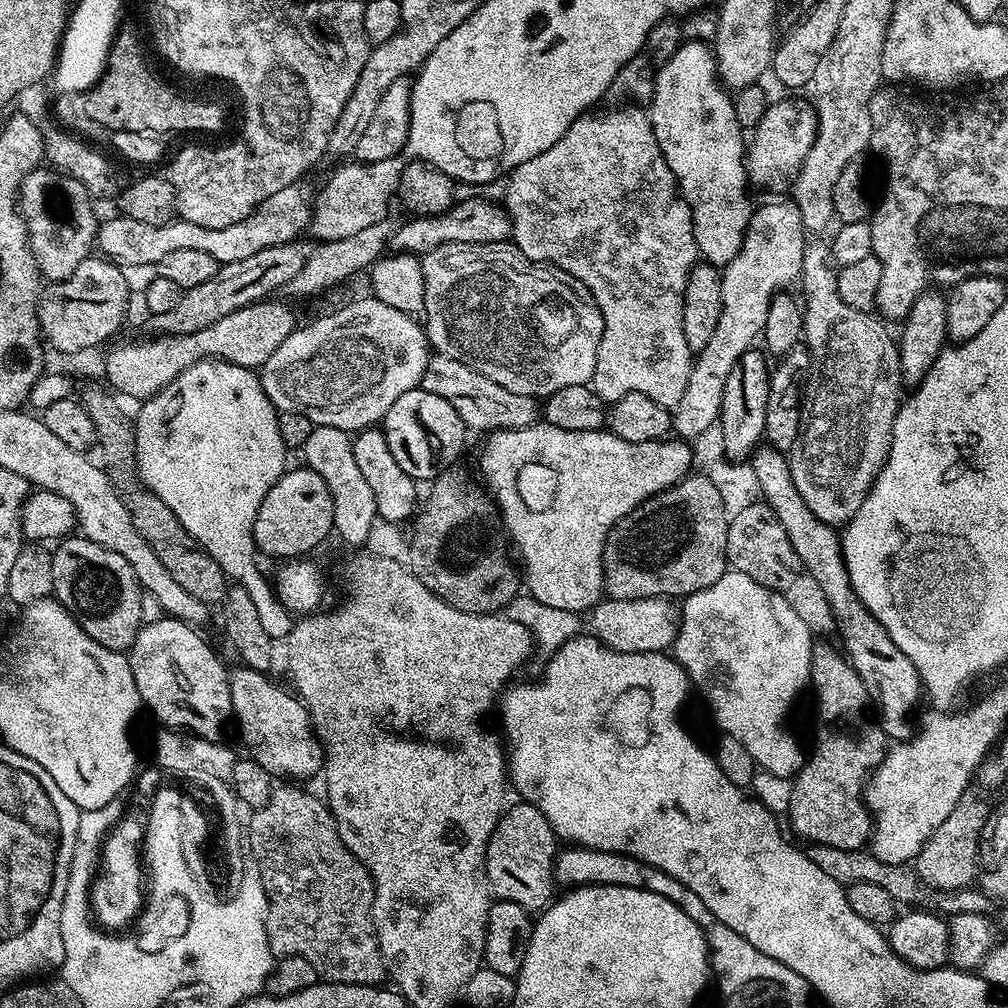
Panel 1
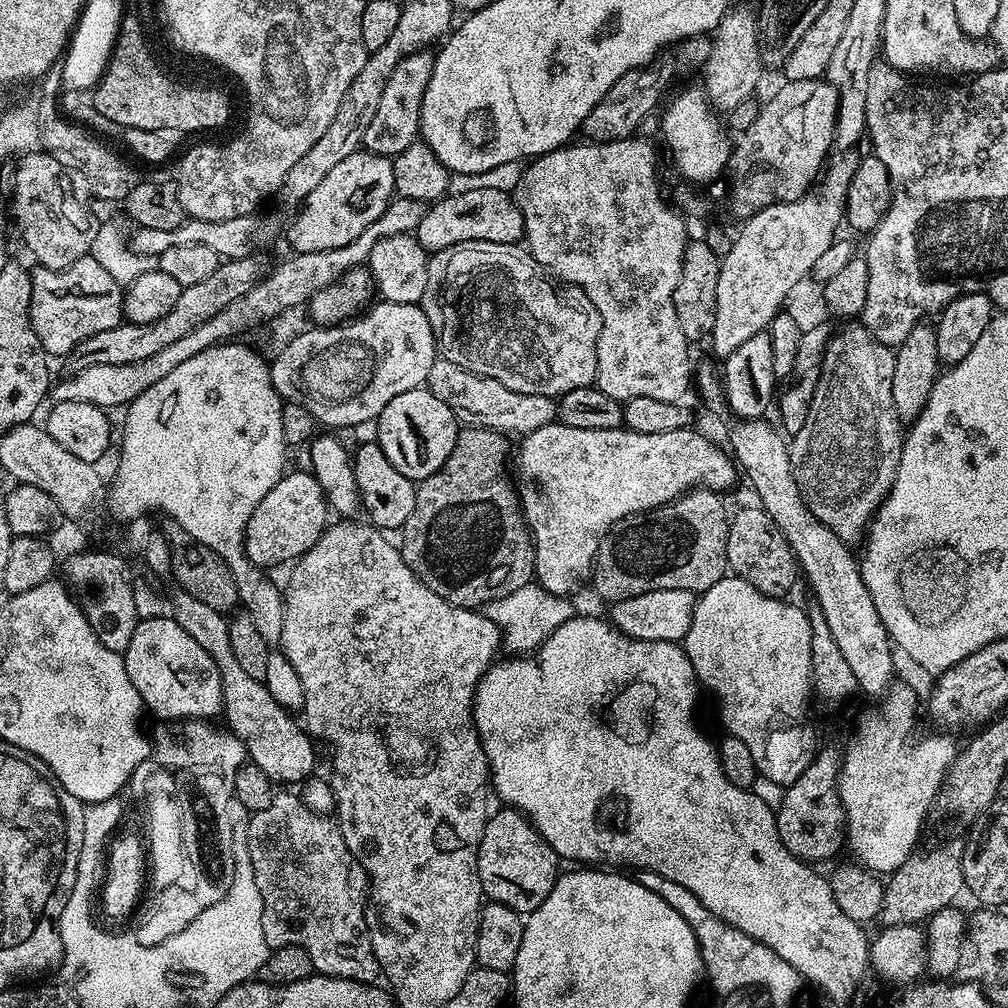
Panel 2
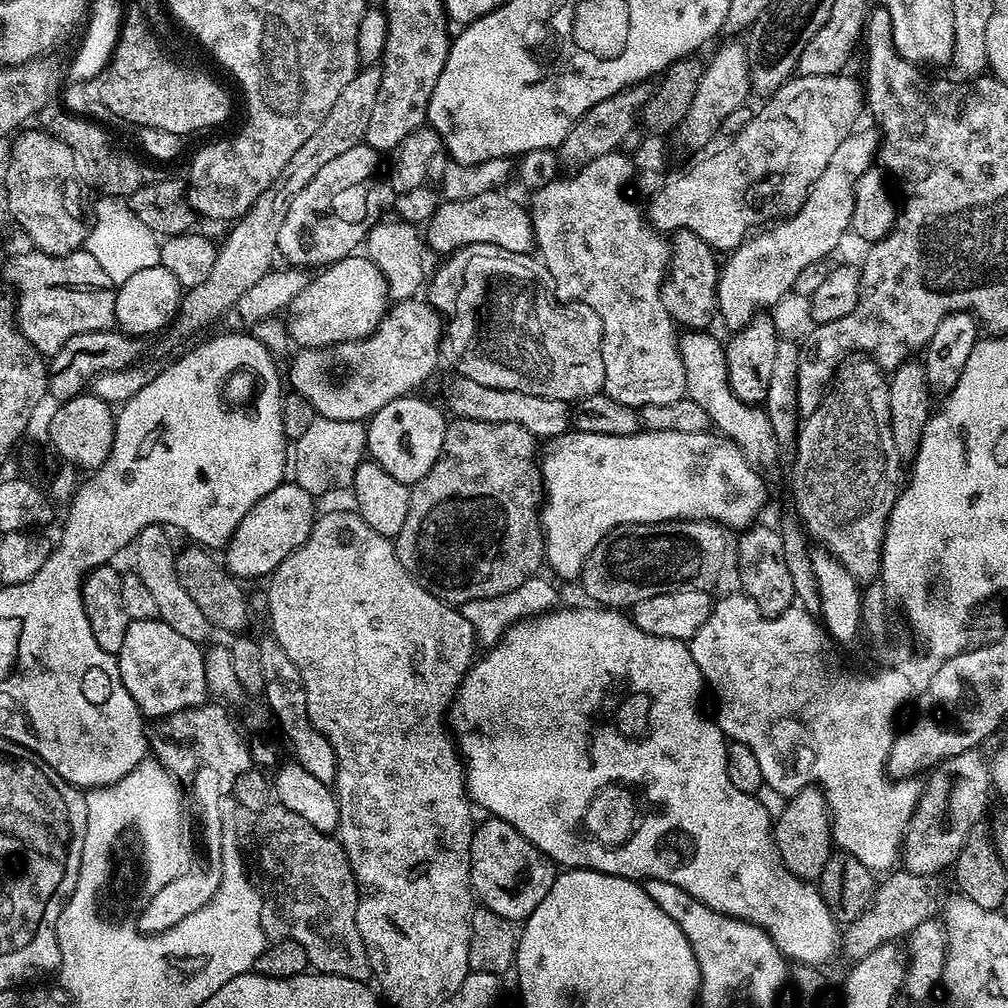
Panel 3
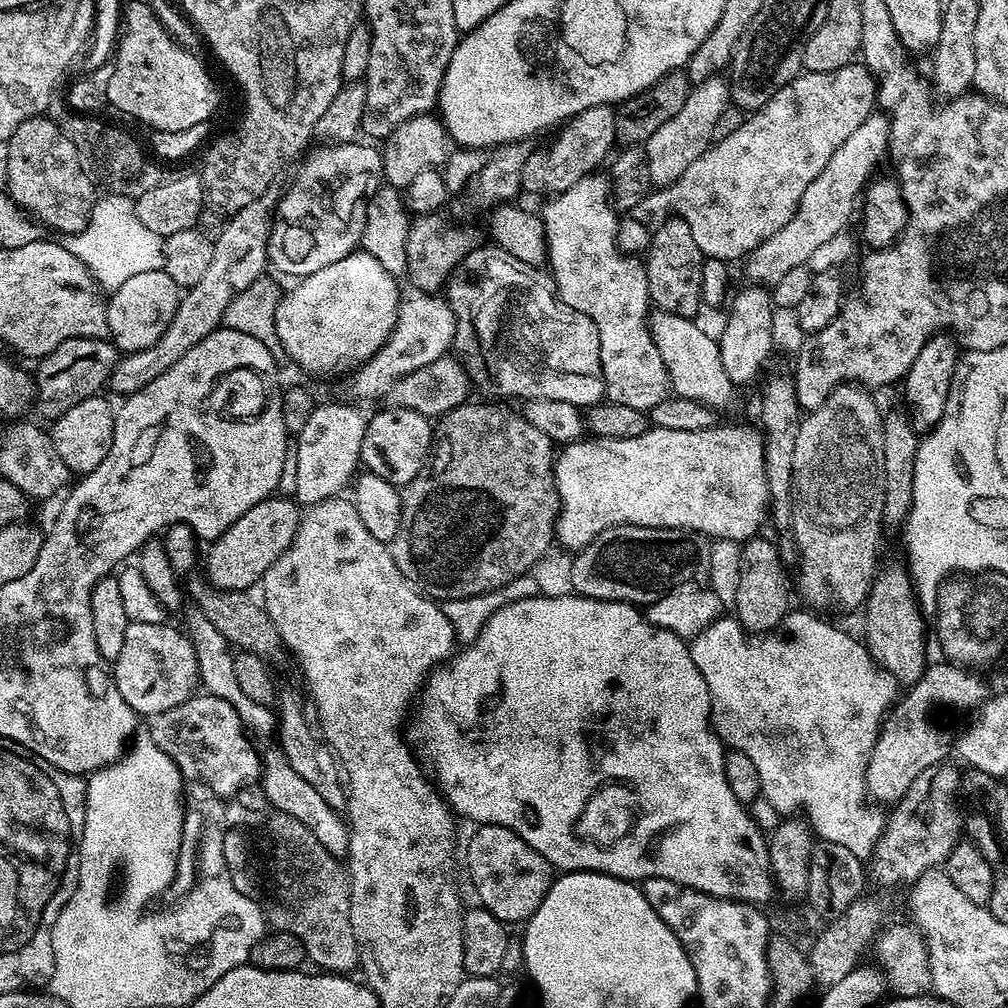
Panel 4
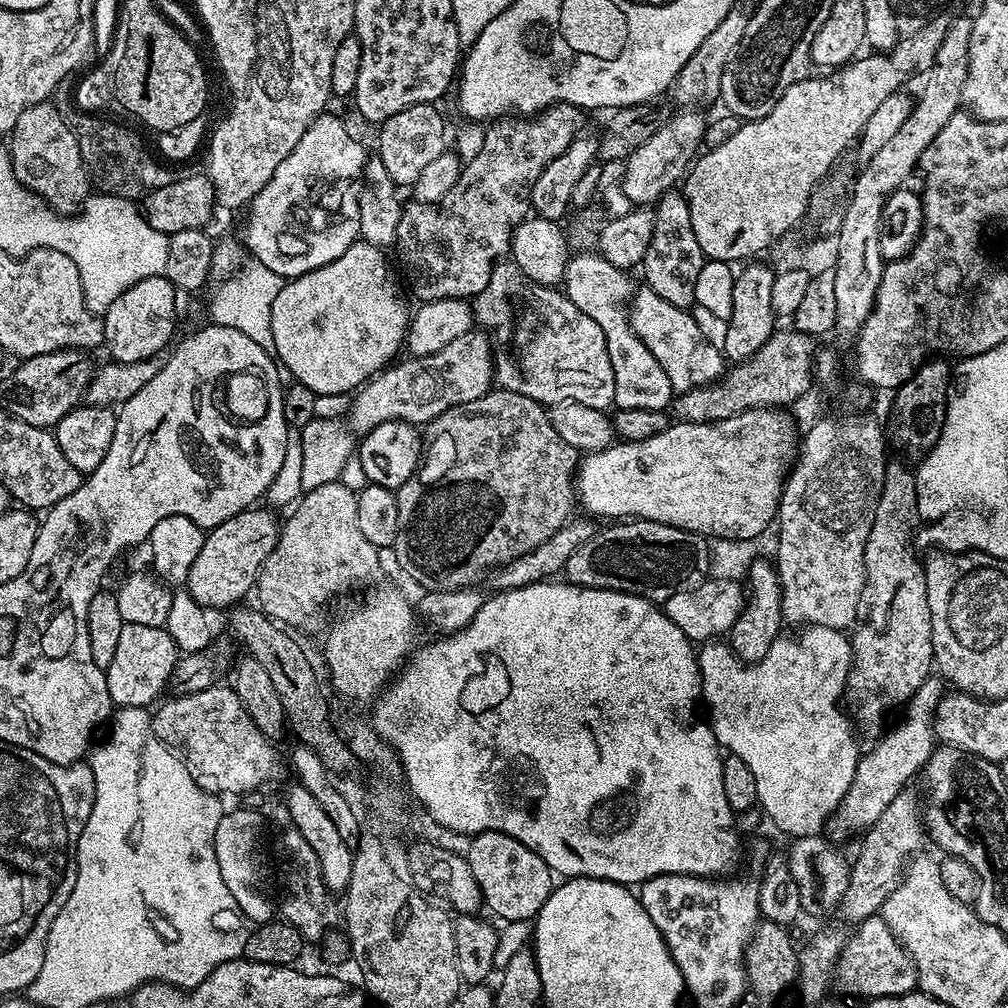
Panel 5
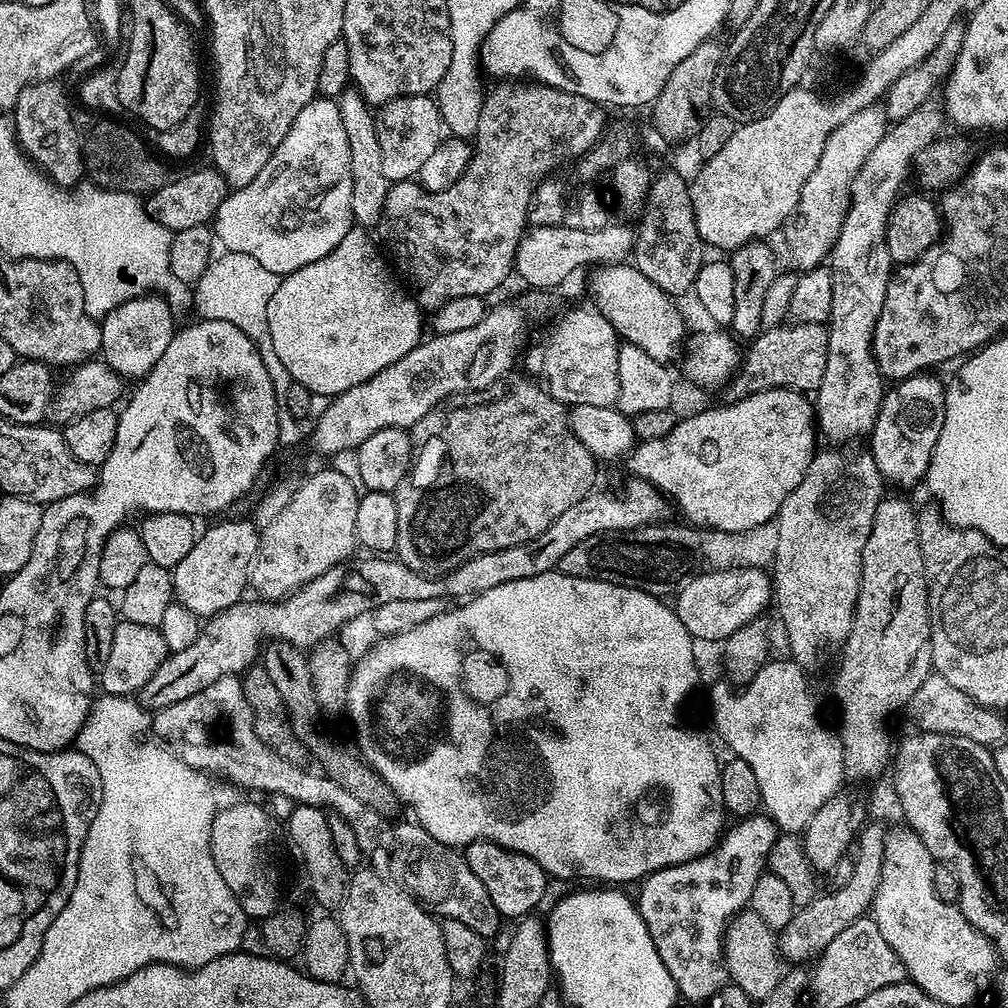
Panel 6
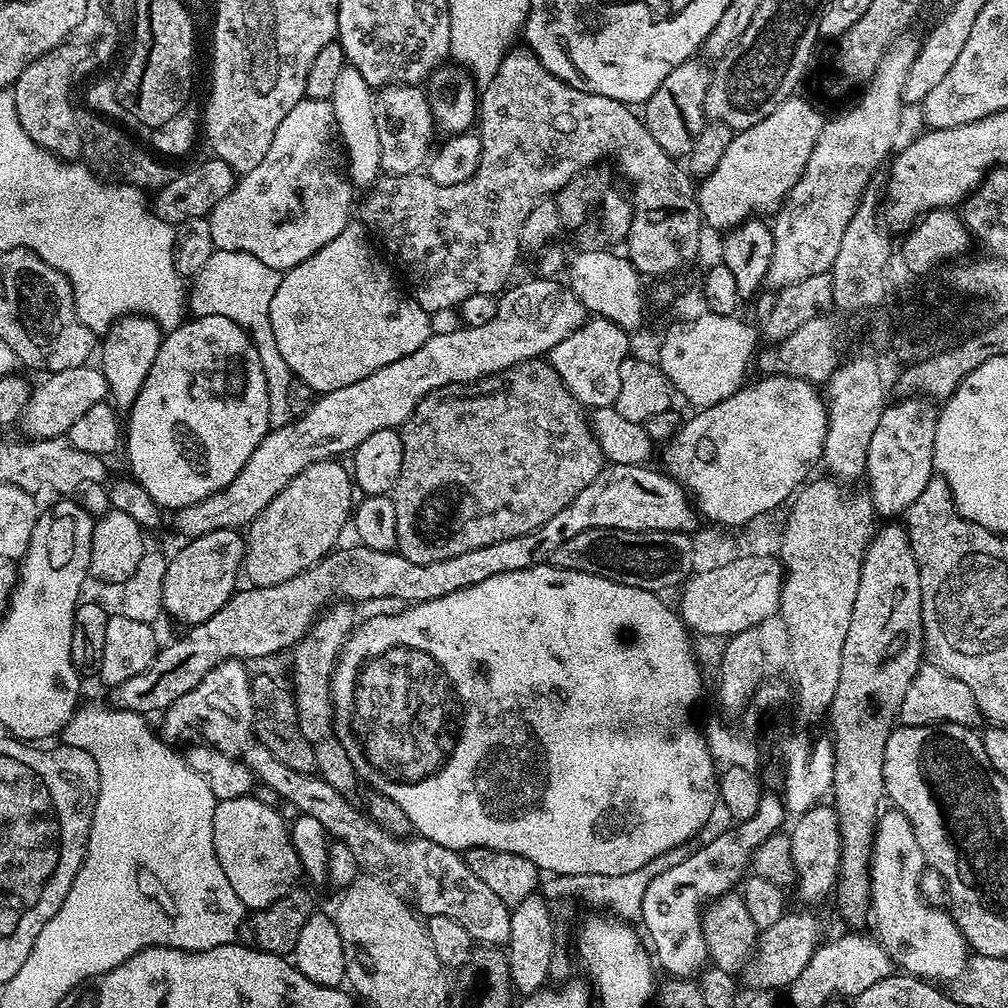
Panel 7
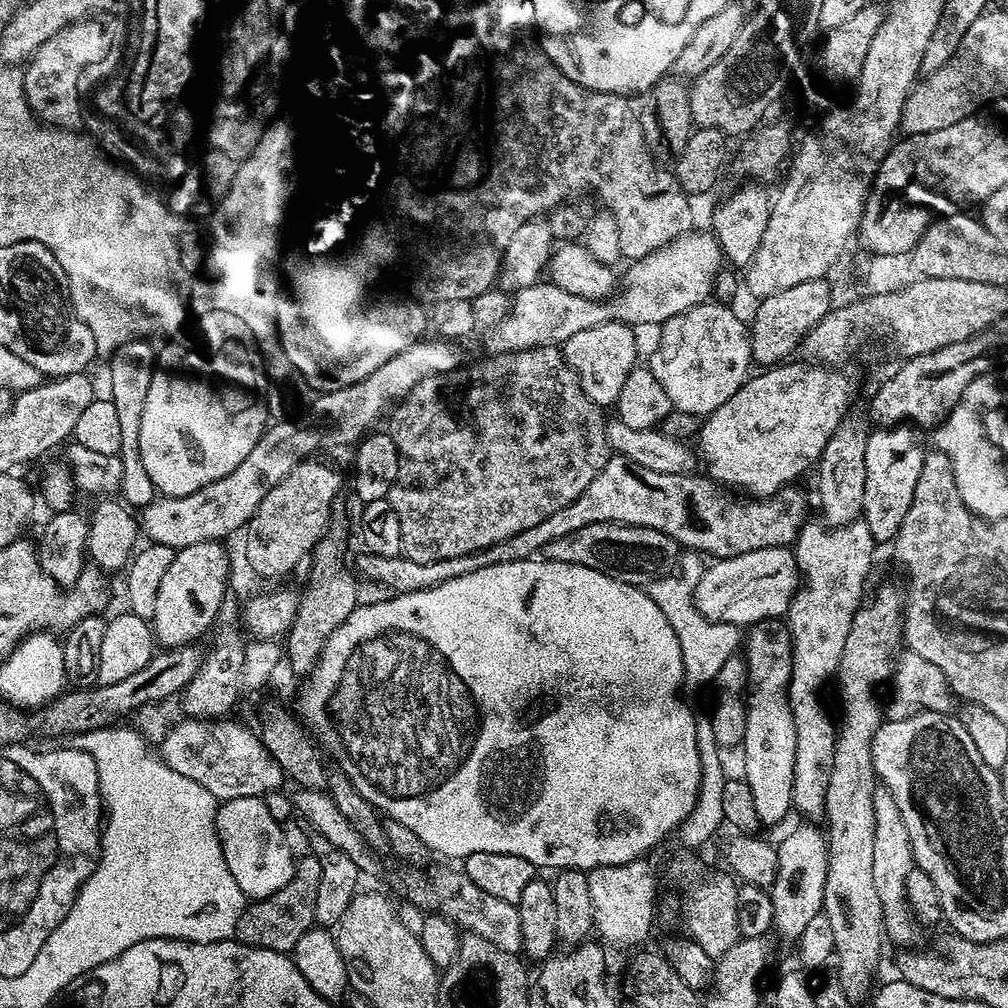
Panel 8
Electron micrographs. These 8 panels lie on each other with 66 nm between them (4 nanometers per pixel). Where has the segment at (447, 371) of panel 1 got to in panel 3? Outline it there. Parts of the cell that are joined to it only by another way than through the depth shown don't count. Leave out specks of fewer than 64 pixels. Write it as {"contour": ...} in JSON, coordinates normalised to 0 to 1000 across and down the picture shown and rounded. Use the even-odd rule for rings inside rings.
{"contour":[[[449,372],[447,376],[440,385],[440,397],[444,400],[443,408],[448,408],[449,414],[474,419],[508,419],[510,423],[518,423],[518,427],[526,427],[526,431],[533,435],[557,433],[564,428],[564,398],[518,391],[518,387],[490,387],[490,383],[477,383],[461,373]]]}

